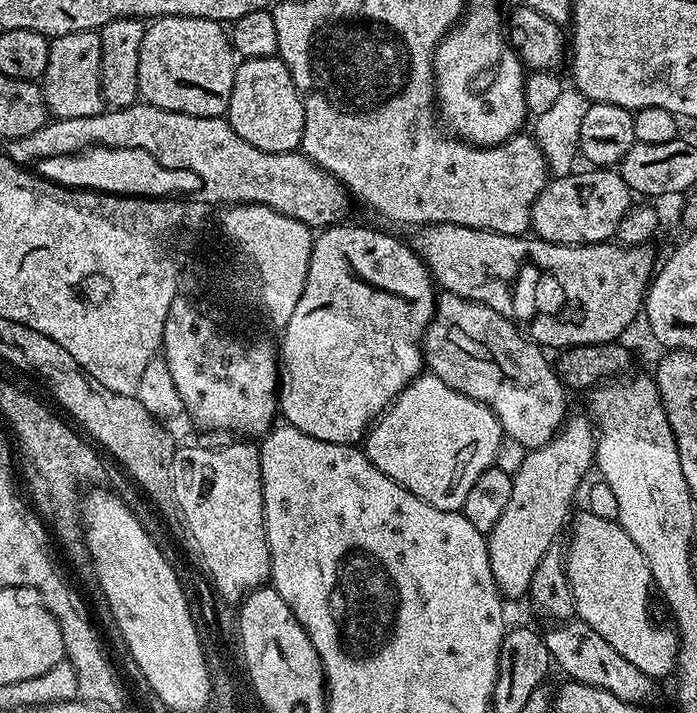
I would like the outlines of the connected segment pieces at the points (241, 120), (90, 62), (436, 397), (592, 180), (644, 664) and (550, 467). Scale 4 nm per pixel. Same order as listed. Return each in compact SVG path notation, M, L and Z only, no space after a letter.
M279 55L270 58L241 59L237 63L234 74L234 90L230 94L230 106L226 113L226 119L234 130L234 134L238 134L238 138L250 142L250 146L258 146L258 150L282 154L299 149L304 133L304 107L302 98L294 86L294 78Z
M99 31L71 32L51 37L42 77L44 101L49 113L57 120L90 118L105 111L100 71L102 70L102 42Z
M421 374L417 376L415 380L410 381L410 383L396 395L396 399L388 405L383 415L369 427L362 441L362 451L368 455L370 462L374 462L374 466L378 466L378 470L382 470L382 474L394 478L394 482L398 482L403 488L410 490L410 494L422 498L422 502L426 502L438 510L458 512L464 507L466 494L470 494L470 486L474 486L474 482L478 480L480 475L483 474L487 468L491 468L495 465L496 451L498 450L500 441L503 439L505 439L505 434L503 430L500 429L498 418L486 405L482 402L478 402L474 398L468 398L466 394L458 394L458 390L446 386L446 382L442 382L442 378L438 378L431 374Z
M592 168L588 172L574 170L568 176L549 179L538 198L532 203L531 231L539 239L551 244L602 244L611 241L628 209L634 203L634 194L626 186L619 171L612 168Z
M587 510L578 512L570 520L572 537L568 540L564 558L564 572L568 575L568 585L576 603L575 615L586 622L586 626L598 630L598 634L602 634L602 638L606 638L606 642L610 642L610 646L614 646L614 650L626 658L626 662L638 666L642 674L653 678L671 677L676 666L678 641L671 627L663 628L660 624L648 621L648 599L654 596L654 585L650 566L646 558L642 558L642 550L634 546L630 534L626 534L626 530L622 530L622 526L615 520L598 518L598 514Z
M569 415L549 444L525 451L522 466L518 466L518 470L511 477L510 500L506 502L506 508L502 510L502 514L494 522L492 529L486 533L490 570L494 574L494 582L500 587L501 597L511 601L510 599L516 600L519 596L522 598L528 596L530 578L534 578L534 570L538 570L538 562L542 562L542 554L546 554L546 550L550 550L557 543L556 535L563 528L565 531L570 520L570 513L573 511L572 499L575 498L580 483L582 483L581 488L585 483L584 475L588 471L590 473L593 471L596 458L596 437L594 425L587 415Z

